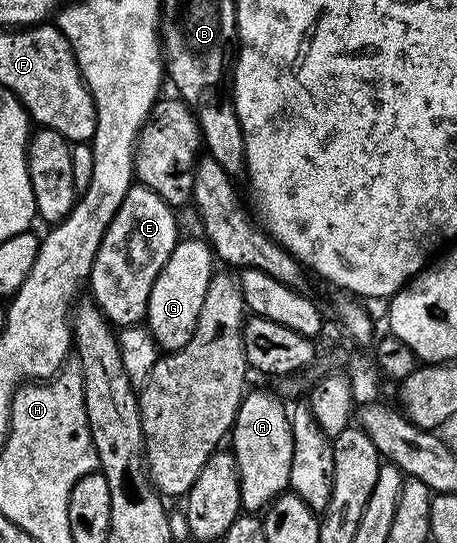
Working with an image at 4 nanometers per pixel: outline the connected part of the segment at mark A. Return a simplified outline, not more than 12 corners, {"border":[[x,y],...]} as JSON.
{"border":[[250,388],[231,430],[241,508],[289,489],[290,410]]}

